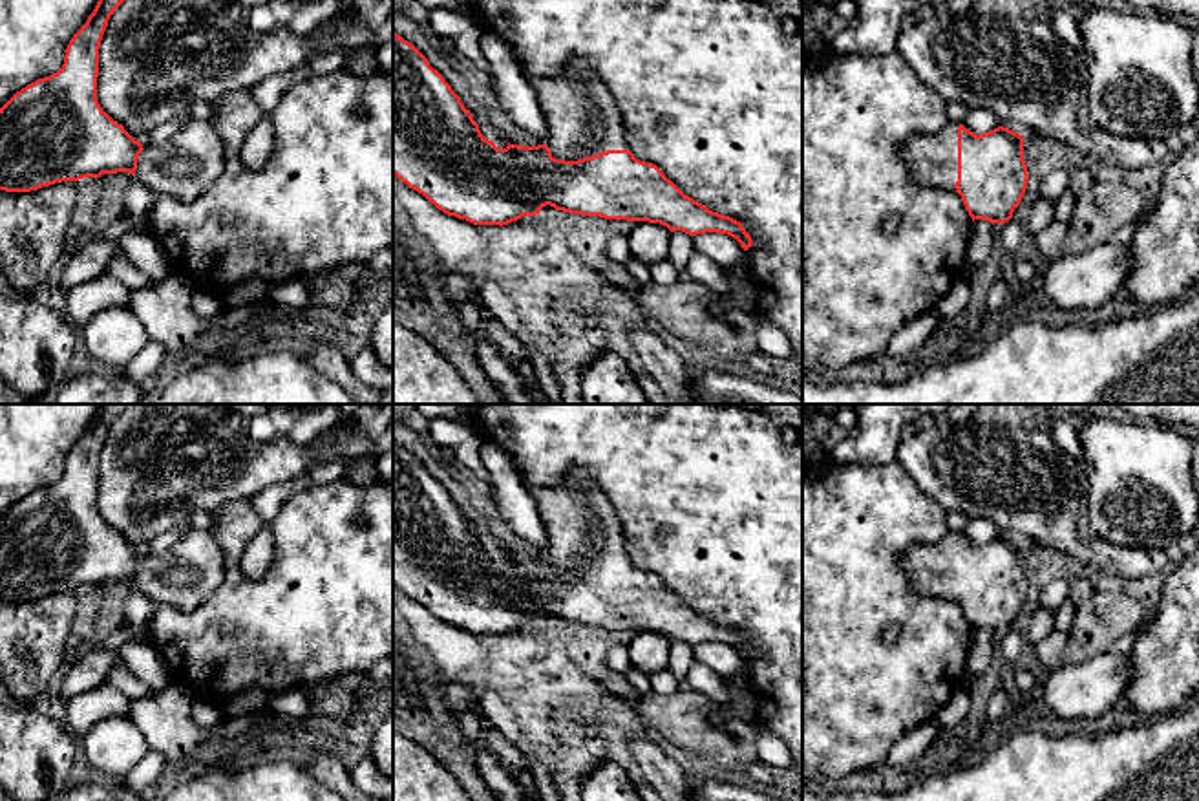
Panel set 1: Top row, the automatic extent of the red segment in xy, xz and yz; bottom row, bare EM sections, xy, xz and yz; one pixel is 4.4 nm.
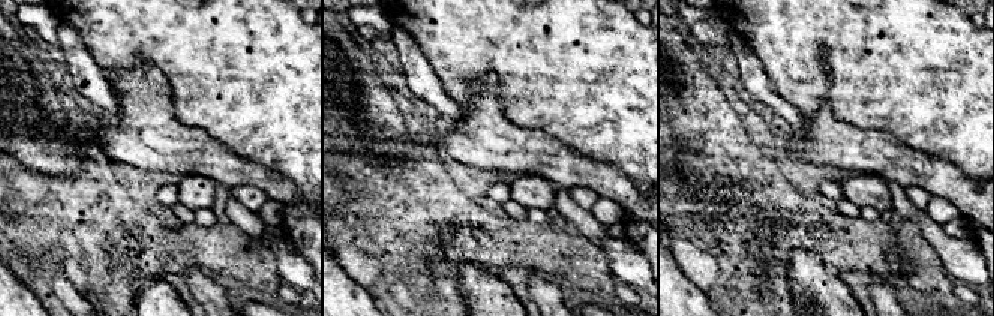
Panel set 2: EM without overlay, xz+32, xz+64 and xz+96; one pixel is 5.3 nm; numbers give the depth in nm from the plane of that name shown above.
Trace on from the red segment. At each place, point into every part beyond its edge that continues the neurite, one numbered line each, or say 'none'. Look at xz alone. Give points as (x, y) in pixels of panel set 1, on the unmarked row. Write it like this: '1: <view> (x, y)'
1: xz (582, 527)

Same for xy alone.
1: xy (183, 576)

